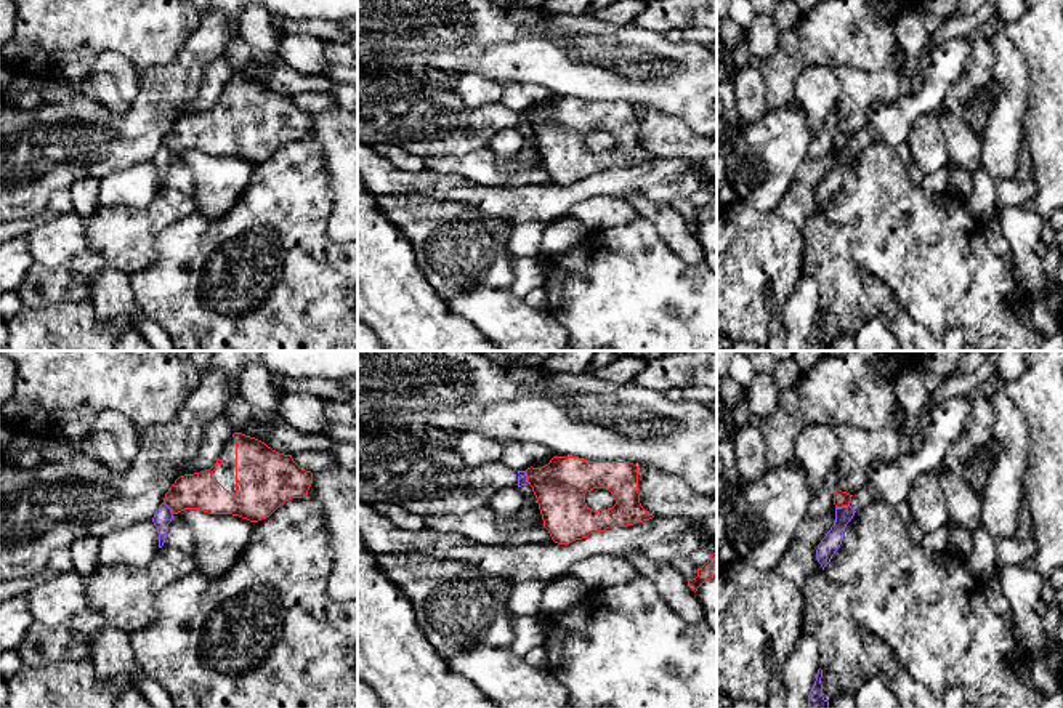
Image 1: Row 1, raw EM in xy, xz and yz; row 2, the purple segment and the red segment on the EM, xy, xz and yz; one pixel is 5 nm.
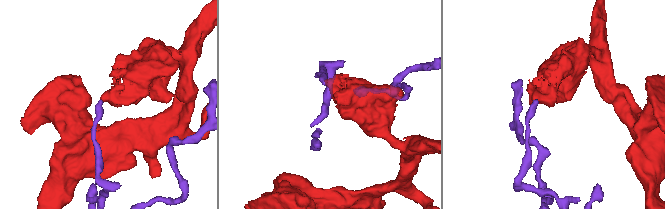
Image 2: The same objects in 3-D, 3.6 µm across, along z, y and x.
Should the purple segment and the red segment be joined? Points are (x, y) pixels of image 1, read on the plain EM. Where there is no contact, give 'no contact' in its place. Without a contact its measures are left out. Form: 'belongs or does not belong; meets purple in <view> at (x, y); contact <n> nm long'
does not belong; meets purple in yz at (842, 148); contact 80 nm long

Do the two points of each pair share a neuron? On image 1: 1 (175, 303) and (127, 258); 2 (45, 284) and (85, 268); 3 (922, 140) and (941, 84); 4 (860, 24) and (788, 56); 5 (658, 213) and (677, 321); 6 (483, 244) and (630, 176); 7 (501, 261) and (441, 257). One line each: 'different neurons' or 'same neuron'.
1: different neurons
2: same neuron
3: different neurons
4: same neuron
5: different neurons
6: different neurons
7: same neuron

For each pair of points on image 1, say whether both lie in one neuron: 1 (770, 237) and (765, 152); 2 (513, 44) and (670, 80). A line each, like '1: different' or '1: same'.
1: different
2: same

